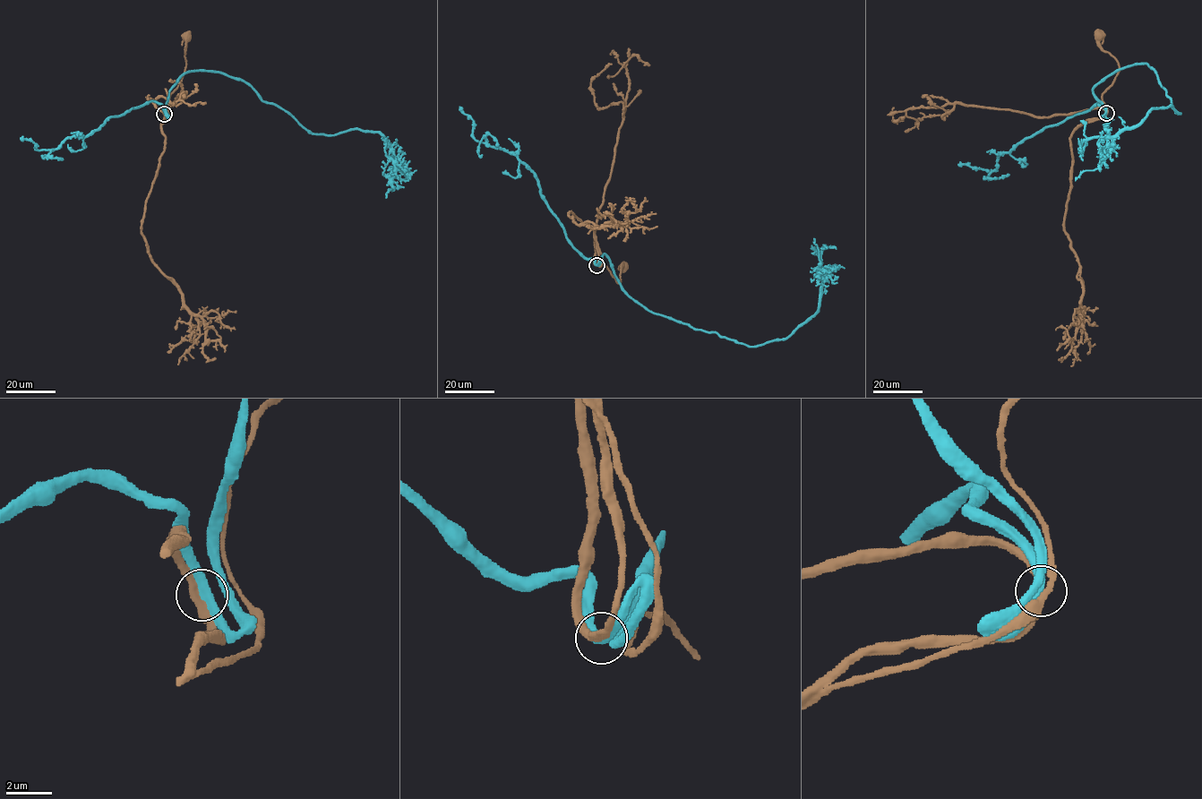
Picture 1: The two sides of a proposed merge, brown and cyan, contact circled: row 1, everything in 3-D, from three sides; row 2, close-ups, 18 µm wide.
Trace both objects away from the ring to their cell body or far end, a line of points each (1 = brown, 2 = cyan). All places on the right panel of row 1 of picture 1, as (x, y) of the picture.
1: (1106, 113), (1085, 123), (1106, 114), (1102, 97), (1120, 69), (1117, 61), (1101, 47), (1099, 34)
2: (1106, 113), (1093, 89), (1146, 63), (1180, 114), (1154, 107), (1075, 180)

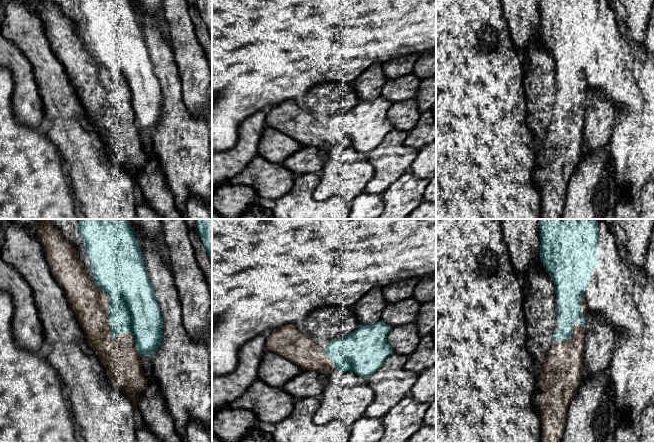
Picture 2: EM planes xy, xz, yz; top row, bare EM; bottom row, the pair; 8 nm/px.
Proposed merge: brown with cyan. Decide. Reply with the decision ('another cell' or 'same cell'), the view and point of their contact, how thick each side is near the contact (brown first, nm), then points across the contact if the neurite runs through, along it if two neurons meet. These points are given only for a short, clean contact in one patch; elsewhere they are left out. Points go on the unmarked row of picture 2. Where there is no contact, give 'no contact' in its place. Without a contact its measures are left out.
another cell; meets brown in xy at (110, 108); 300 nm thick on the brown side, 360 nm on the other

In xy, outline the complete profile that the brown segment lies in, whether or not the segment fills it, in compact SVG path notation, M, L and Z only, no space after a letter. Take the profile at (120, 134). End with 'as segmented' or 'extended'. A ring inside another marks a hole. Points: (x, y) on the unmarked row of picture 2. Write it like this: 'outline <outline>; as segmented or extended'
outline M39 0L38 11L51 48L56 58L64 65L69 81L86 110L89 122L97 129L111 160L130 174L136 184L141 167L147 163L147 155L142 147L133 111L118 109L117 116L112 116L108 87L109 74L87 51L79 38L75 24L63 14L60 7L52 0Z; as segmented

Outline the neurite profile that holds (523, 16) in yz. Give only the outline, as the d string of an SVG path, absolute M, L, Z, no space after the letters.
M501 0L501 4L512 40L523 50L540 33L540 0Z

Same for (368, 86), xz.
M374 63L353 82L353 86L360 101L370 101L381 96L387 80L382 64Z

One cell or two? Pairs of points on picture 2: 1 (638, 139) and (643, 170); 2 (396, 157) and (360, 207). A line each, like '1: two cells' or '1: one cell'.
1: one cell
2: two cells

